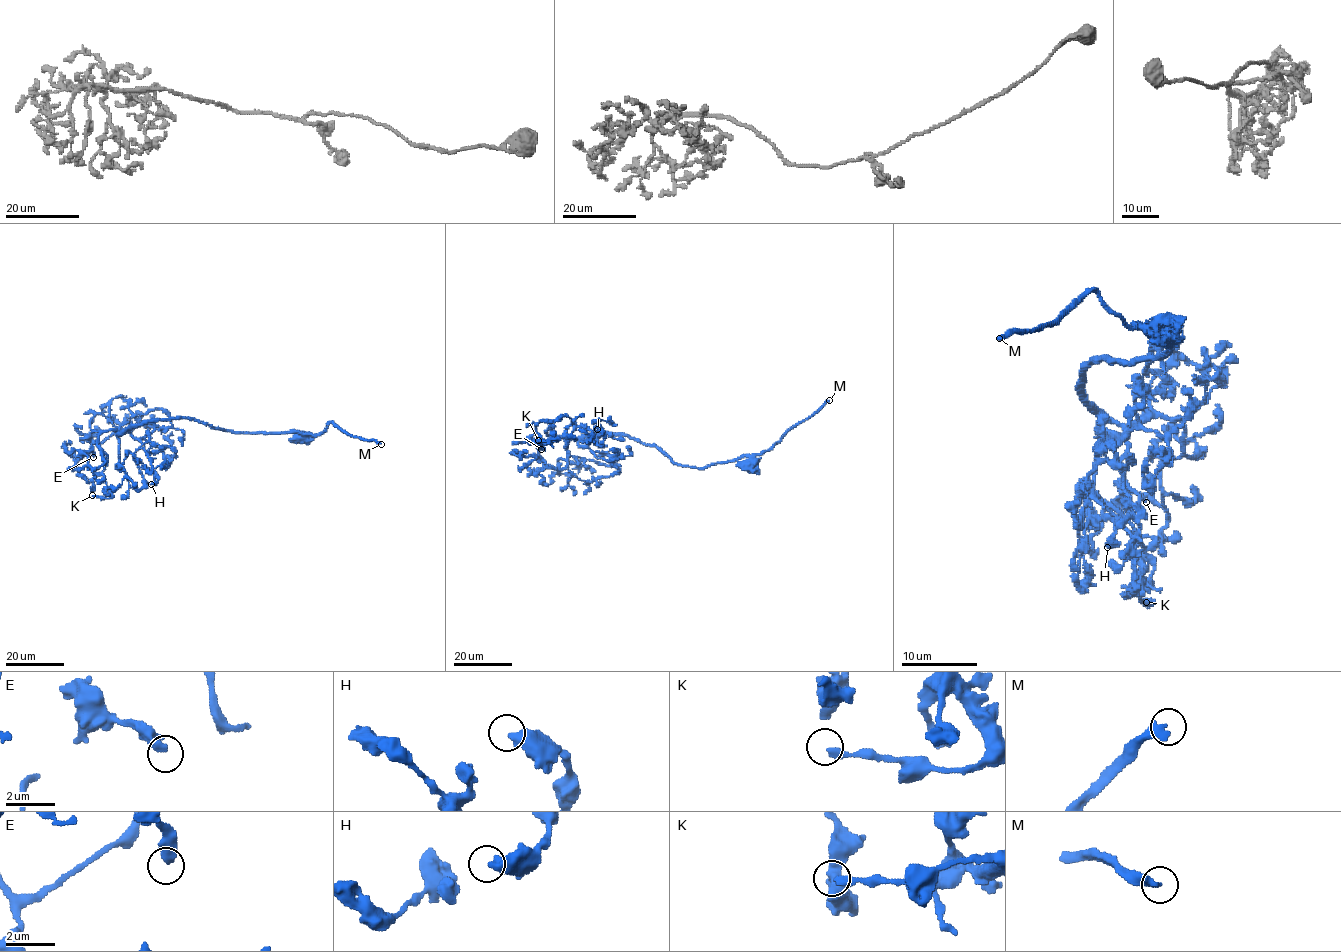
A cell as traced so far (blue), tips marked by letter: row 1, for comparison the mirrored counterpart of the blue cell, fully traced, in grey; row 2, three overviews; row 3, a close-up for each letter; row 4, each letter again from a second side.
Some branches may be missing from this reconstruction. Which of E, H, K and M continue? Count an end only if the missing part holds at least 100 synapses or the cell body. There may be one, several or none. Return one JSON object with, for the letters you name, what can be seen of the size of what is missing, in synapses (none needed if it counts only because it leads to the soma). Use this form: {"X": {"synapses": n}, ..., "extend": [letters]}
{"extend": ["M"]}

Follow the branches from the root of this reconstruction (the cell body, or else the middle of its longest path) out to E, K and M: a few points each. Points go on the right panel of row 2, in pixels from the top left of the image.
E: (1111, 359), (1088, 365), (1082, 384), (1108, 431), (1099, 432), (1080, 544), (1118, 497), (1146, 502)
K: (1111, 359), (1088, 365), (1082, 384), (1108, 431), (1099, 432), (1090, 491), (1134, 529), (1130, 560), (1146, 602)
M: (1111, 359), (1127, 362), (1162, 354), (1171, 341), (1142, 324), (1127, 325), (1092, 291), (1051, 322), (999, 338)

